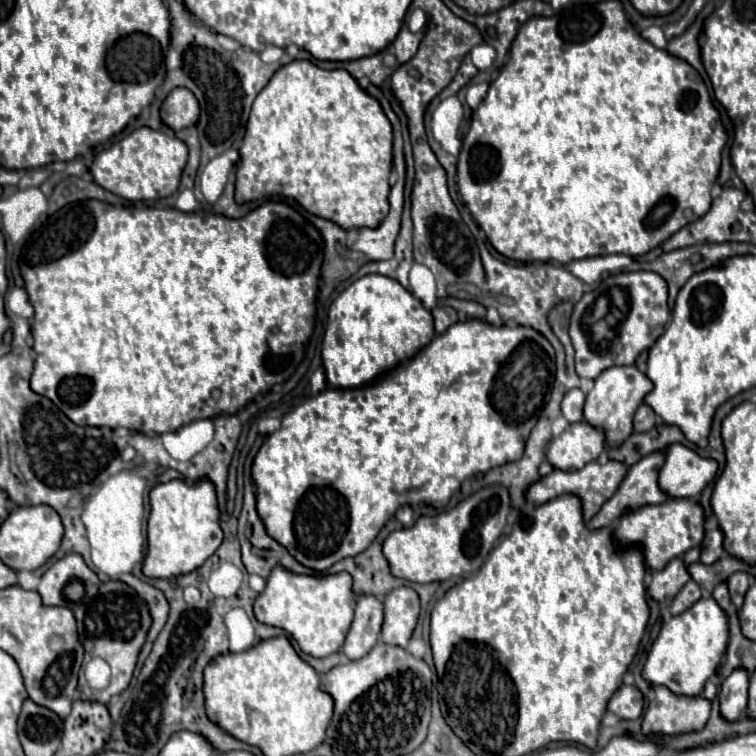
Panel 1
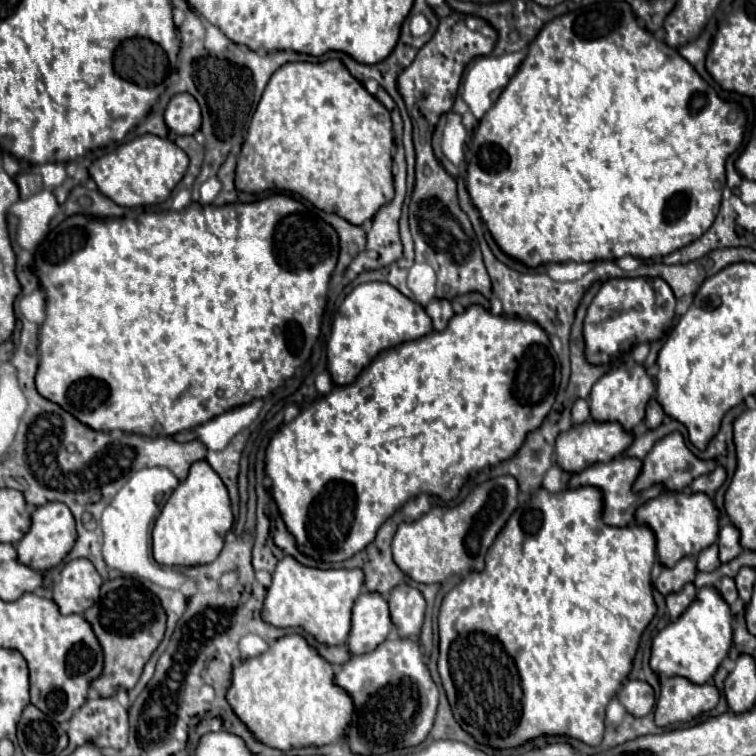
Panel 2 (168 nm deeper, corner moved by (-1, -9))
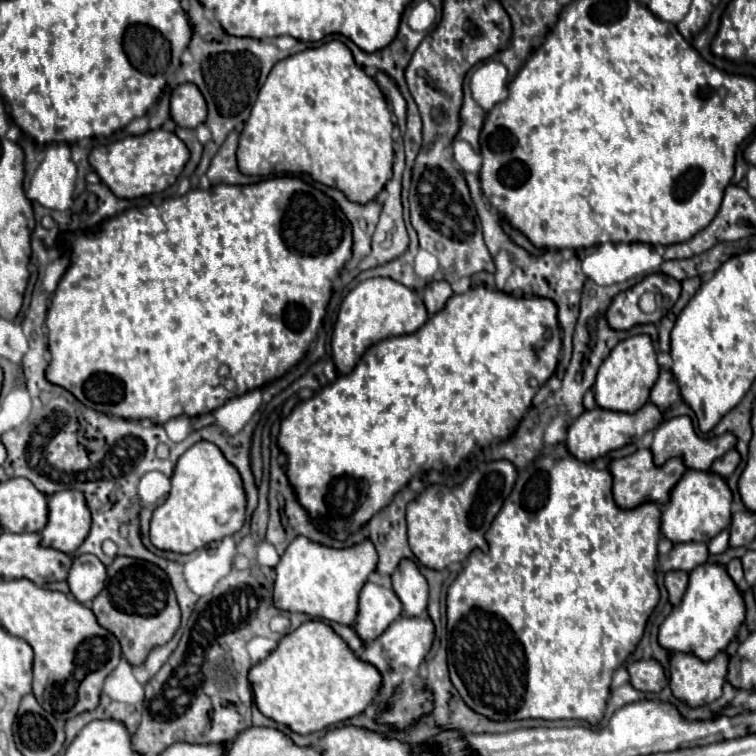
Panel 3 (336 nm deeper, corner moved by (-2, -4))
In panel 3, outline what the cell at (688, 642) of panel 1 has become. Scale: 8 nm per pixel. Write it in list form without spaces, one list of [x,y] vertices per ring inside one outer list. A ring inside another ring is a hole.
[[[701,564],[695,568],[695,572],[689,574],[689,586],[681,604],[661,624],[659,646],[671,652],[693,652],[699,660],[707,662],[727,648],[743,620],[745,604],[725,566]]]

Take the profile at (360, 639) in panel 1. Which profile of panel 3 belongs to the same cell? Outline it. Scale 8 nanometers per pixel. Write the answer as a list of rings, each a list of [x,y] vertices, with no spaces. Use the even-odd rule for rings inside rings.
[[[367,582],[359,594],[359,614],[355,632],[367,644],[379,638],[391,622],[401,616],[401,602],[393,590]]]

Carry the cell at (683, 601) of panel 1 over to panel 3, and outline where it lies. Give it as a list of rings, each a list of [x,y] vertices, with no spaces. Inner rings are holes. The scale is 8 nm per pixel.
[[[667,572],[665,574],[665,588],[669,592],[669,602],[673,606],[679,606],[679,602],[683,600],[687,584],[689,584],[687,572]]]

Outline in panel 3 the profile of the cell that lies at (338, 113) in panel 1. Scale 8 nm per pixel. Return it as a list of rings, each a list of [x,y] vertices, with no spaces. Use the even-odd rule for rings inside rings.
[[[331,40],[275,64],[241,132],[237,162],[245,176],[303,174],[337,188],[351,202],[367,204],[393,176],[391,132],[391,110],[383,92],[355,64],[351,50]]]

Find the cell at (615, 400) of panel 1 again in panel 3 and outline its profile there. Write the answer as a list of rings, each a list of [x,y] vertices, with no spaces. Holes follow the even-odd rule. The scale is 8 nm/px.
[[[645,334],[631,336],[619,342],[611,350],[607,360],[601,364],[595,386],[593,386],[595,402],[599,400],[599,408],[605,408],[605,410],[633,414],[649,402],[649,392],[657,376],[659,376],[659,364],[655,360],[655,348],[651,344],[651,338]]]

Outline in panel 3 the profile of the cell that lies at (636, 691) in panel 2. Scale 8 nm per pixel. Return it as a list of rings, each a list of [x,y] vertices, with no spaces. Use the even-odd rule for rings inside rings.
[[[639,660],[639,662],[631,662],[627,666],[627,672],[631,676],[631,686],[639,692],[651,692],[651,694],[659,694],[663,690],[663,686],[667,684],[665,672],[661,668],[659,662],[655,660]]]

